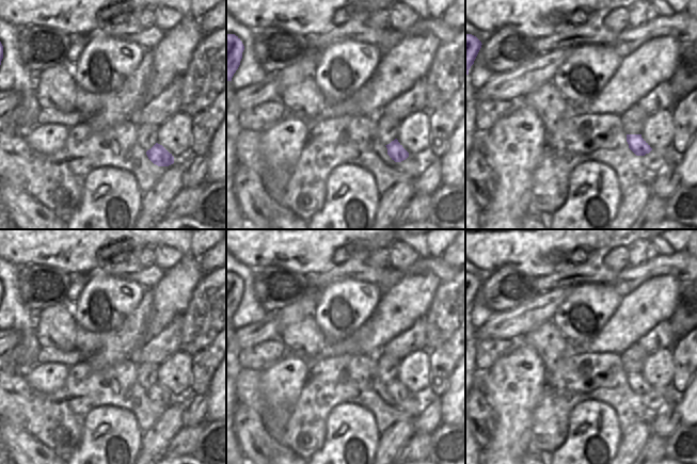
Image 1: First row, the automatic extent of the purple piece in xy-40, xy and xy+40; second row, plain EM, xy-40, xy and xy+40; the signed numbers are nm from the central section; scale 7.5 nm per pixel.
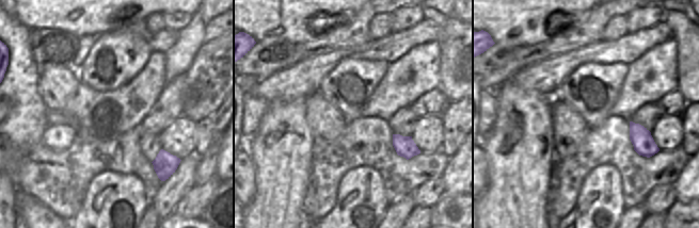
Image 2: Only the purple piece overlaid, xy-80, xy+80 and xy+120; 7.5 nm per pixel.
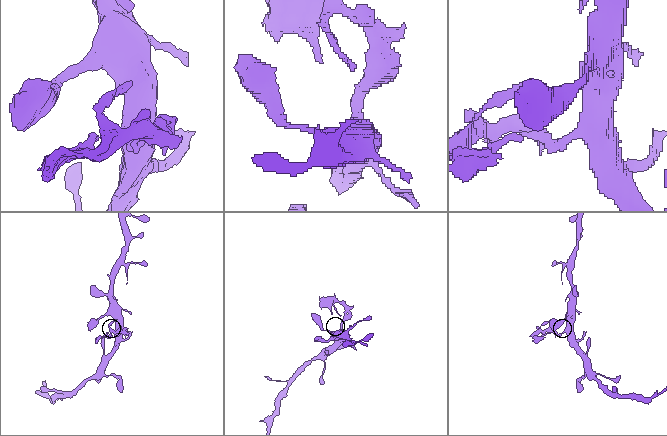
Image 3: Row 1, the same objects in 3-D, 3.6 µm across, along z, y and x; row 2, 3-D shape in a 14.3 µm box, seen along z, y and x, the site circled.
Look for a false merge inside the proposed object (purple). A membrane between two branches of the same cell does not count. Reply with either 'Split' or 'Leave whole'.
Split

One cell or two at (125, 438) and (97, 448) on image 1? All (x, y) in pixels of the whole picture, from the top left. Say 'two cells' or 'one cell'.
one cell

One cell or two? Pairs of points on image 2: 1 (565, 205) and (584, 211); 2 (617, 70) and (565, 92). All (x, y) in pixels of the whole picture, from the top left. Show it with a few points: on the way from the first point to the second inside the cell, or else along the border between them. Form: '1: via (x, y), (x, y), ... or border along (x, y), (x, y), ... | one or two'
1: border along (583, 183), (575, 205), (564, 216) | two
2: via (612, 88), (599, 111), (583, 107) | one

